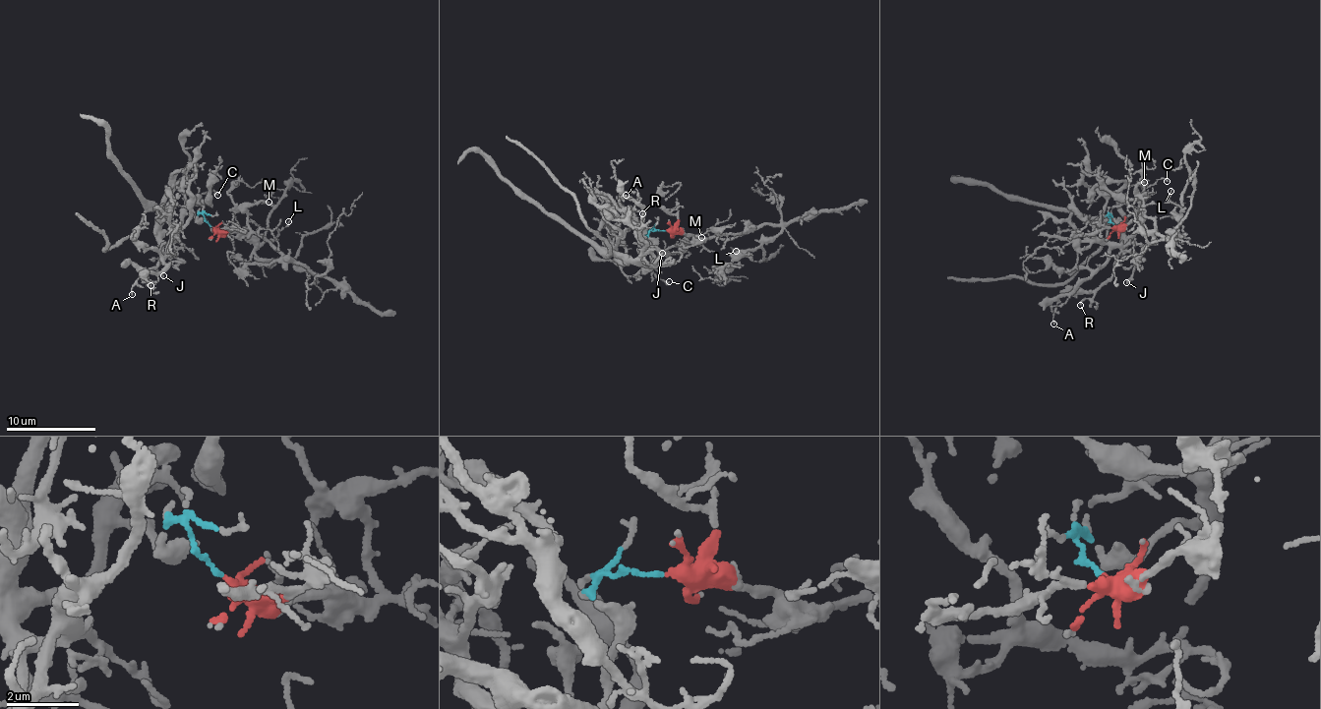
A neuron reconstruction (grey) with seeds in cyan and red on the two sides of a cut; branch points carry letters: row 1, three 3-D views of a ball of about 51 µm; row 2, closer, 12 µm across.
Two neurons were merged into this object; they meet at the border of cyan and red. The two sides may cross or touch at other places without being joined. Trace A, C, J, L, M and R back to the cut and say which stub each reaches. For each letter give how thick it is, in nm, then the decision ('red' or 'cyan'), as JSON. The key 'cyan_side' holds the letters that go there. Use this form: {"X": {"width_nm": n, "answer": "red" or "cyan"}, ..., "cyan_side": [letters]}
{"A": {"width_nm": 100, "answer": "cyan"}, "C": {"width_nm": 140, "answer": "cyan"}, "J": {"width_nm": 220, "answer": "cyan"}, "L": {"width_nm": 120, "answer": "red"}, "M": {"width_nm": 160, "answer": "red"}, "R": {"width_nm": 130, "answer": "cyan"}, "cyan_side": ["A", "C", "J", "R"]}

